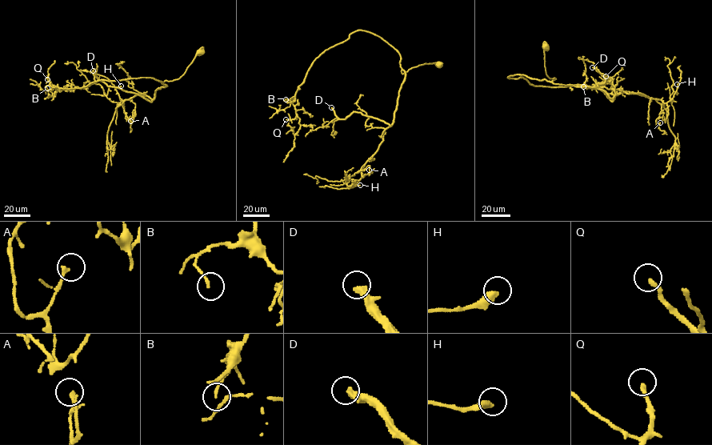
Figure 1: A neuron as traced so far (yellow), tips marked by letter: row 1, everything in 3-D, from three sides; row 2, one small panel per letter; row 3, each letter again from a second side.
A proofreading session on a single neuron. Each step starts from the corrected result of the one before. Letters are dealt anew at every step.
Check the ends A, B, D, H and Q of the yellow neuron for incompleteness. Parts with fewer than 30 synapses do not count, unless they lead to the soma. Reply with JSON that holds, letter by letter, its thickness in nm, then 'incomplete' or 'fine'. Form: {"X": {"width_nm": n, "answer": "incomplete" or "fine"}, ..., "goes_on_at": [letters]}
{"A": {"width_nm": 200, "answer": "fine"}, "B": {"width_nm": 130, "answer": "fine"}, "D": {"width_nm": 380, "answer": "incomplete"}, "H": {"width_nm": 400, "answer": "fine"}, "Q": {"width_nm": 240, "answer": "incomplete"}, "goes_on_at": ["D", "Q"]}

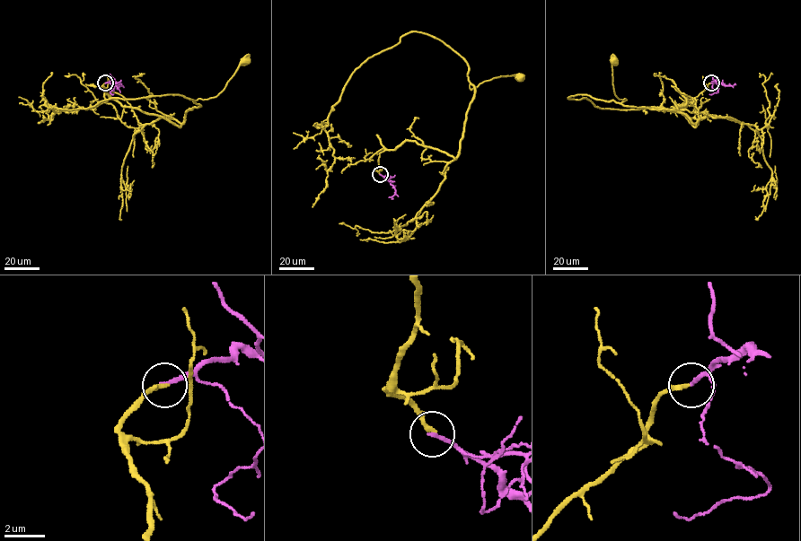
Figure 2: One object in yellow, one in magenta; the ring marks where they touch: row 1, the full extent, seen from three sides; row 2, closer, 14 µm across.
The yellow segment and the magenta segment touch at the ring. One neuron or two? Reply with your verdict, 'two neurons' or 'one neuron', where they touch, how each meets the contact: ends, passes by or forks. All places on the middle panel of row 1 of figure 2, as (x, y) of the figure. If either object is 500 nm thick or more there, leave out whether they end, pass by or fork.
one neuron | (380, 174) | yellow ends | magenta ends

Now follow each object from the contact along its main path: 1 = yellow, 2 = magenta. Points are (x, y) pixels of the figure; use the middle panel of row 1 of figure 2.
1: (380, 174), (379, 153), (406, 141), (455, 159), (474, 94), (470, 85), (520, 77)
2: (380, 174), (394, 188), (395, 194), (389, 197)

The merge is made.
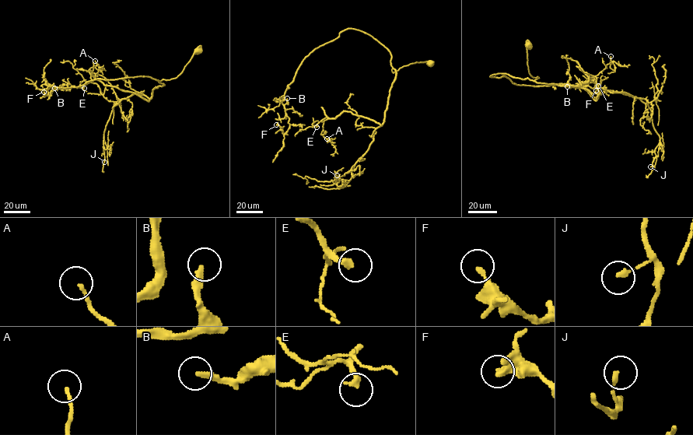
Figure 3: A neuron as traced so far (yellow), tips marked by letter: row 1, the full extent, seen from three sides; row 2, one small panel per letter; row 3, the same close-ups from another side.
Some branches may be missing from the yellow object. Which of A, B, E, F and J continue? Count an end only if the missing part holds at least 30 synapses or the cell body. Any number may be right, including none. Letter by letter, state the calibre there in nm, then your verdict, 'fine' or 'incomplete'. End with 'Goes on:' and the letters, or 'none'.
A: 140 nm | fine
B: 240 nm | incomplete
E: 260 nm | incomplete
F: 190 nm | fine
J: 190 nm | fine
Goes on: B, E

